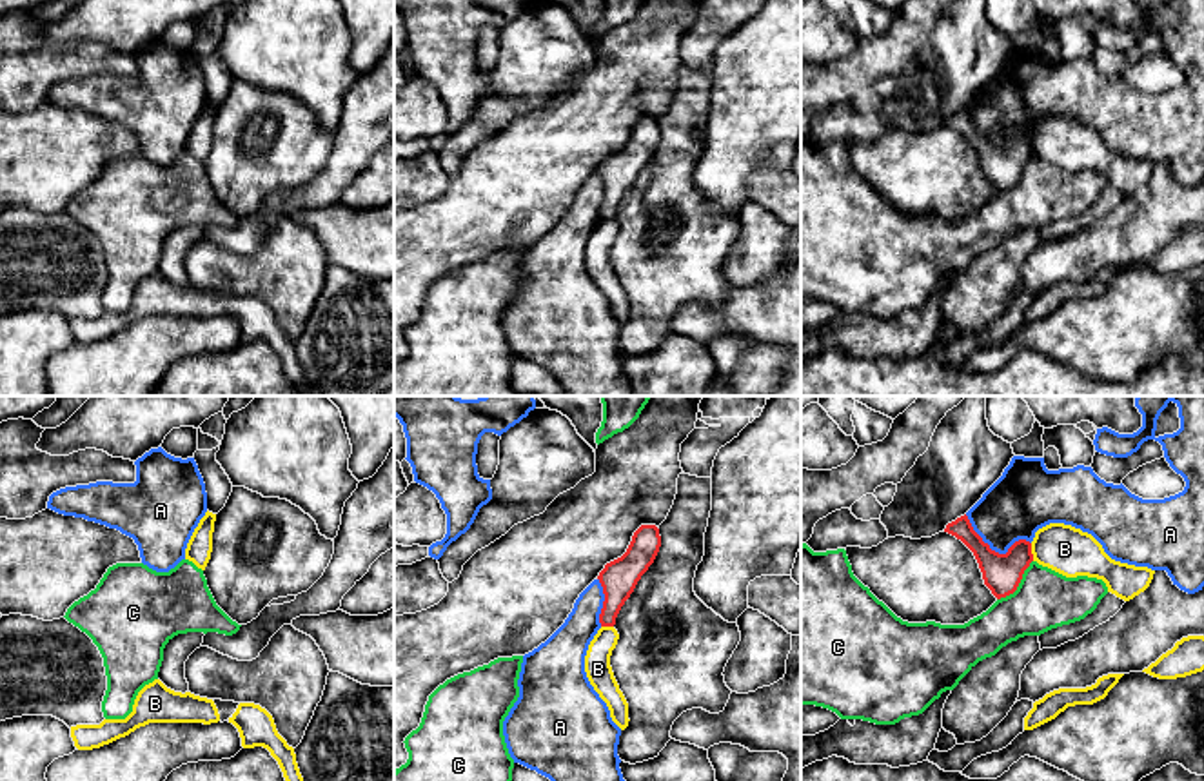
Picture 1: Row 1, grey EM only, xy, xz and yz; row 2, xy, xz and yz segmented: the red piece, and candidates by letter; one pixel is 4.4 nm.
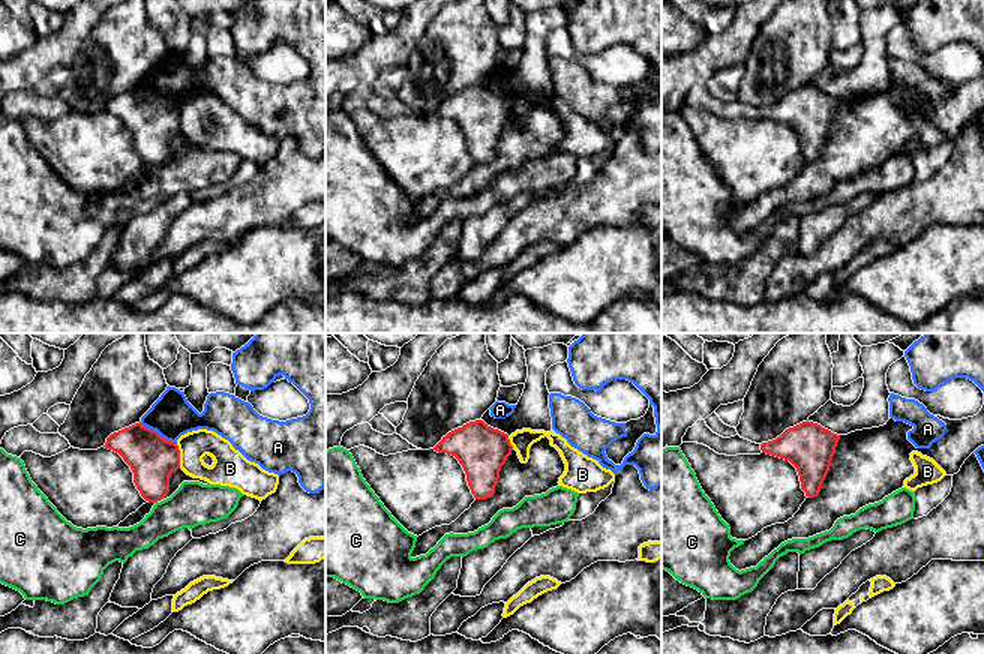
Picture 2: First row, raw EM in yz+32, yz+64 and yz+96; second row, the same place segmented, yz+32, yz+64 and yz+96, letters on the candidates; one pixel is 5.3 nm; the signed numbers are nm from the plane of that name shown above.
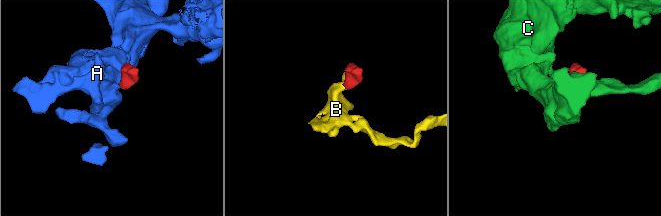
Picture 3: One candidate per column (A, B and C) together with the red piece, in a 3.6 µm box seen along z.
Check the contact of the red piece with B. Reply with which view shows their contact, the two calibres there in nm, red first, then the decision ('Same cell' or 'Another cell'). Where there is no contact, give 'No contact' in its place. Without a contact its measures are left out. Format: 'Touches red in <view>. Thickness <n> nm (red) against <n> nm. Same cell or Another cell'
Touches red in yz. Thickness 170 nm (red) against 220 nm. Another cell

